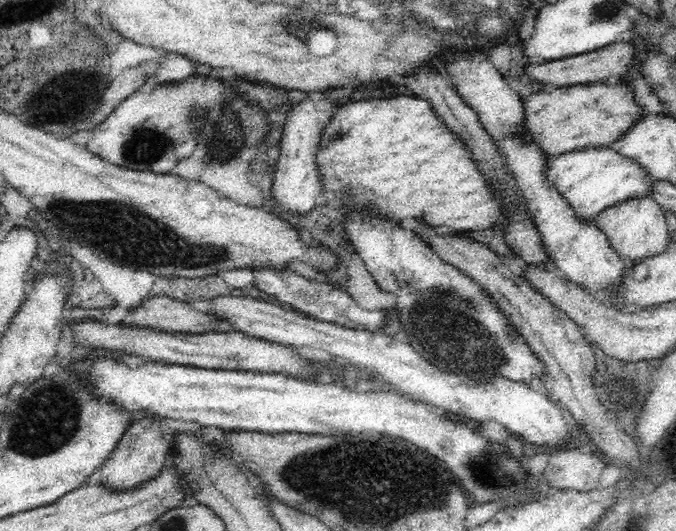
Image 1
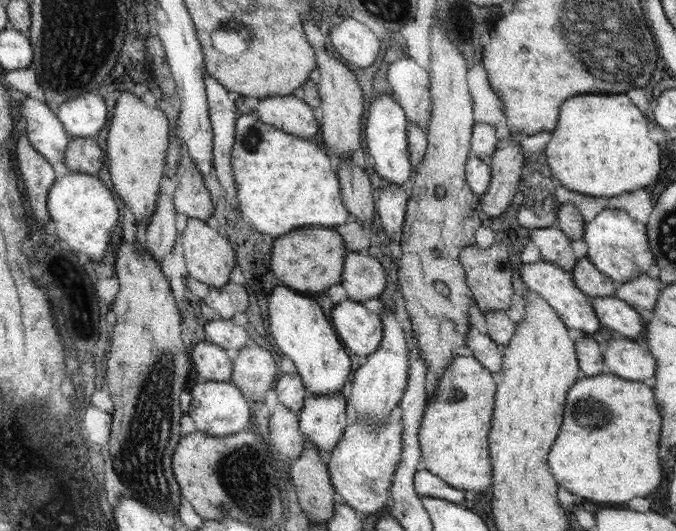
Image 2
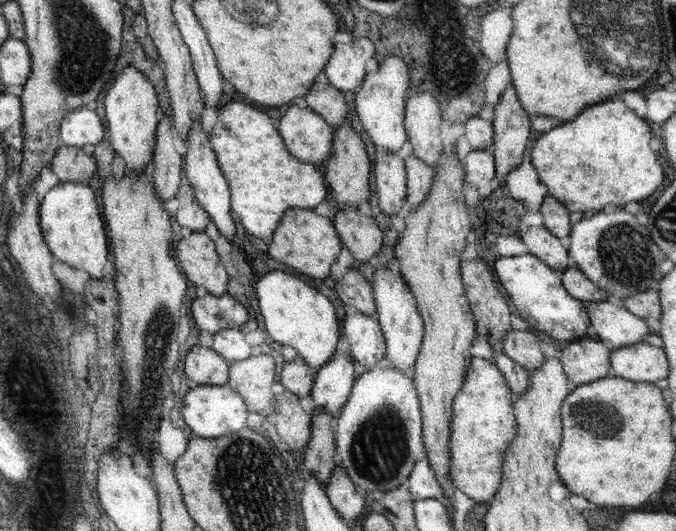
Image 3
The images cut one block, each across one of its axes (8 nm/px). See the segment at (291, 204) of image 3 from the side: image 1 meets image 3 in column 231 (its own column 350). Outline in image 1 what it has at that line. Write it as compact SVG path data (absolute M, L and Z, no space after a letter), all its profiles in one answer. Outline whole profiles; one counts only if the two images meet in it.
M396 96L388 100L350 102L336 110L334 118L324 129L316 152L318 175L322 181L321 192L329 193L329 197L323 197L322 201L339 207L345 204L345 189L350 189L354 193L355 205L359 208L376 204L383 213L390 214L396 220L412 217L447 232L455 229L460 232L486 230L495 220L508 219L515 214L518 202L506 196L506 182L494 169L479 168L467 142L459 140L432 109L431 102L423 97Z

